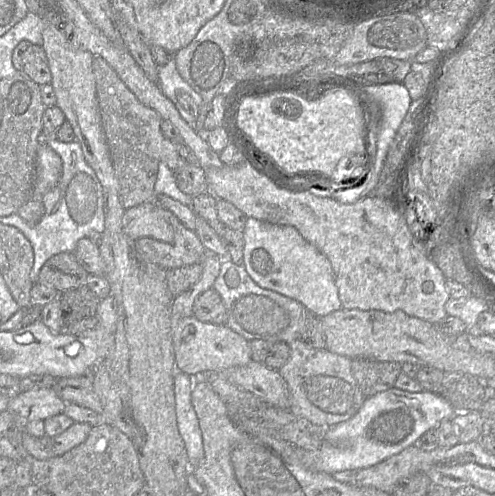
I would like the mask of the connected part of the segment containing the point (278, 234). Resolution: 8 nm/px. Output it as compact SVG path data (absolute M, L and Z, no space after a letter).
M248 217L243 236L242 265L260 287L298 301L317 317L342 308L330 261L294 227Z

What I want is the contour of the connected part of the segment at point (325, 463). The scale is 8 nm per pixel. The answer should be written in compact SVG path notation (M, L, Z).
M392 387L367 397L350 419L326 428L319 448L302 453L302 463L312 470L329 474L368 468L415 445L425 432L436 430L442 420L452 419L456 413L451 403L440 395Z

